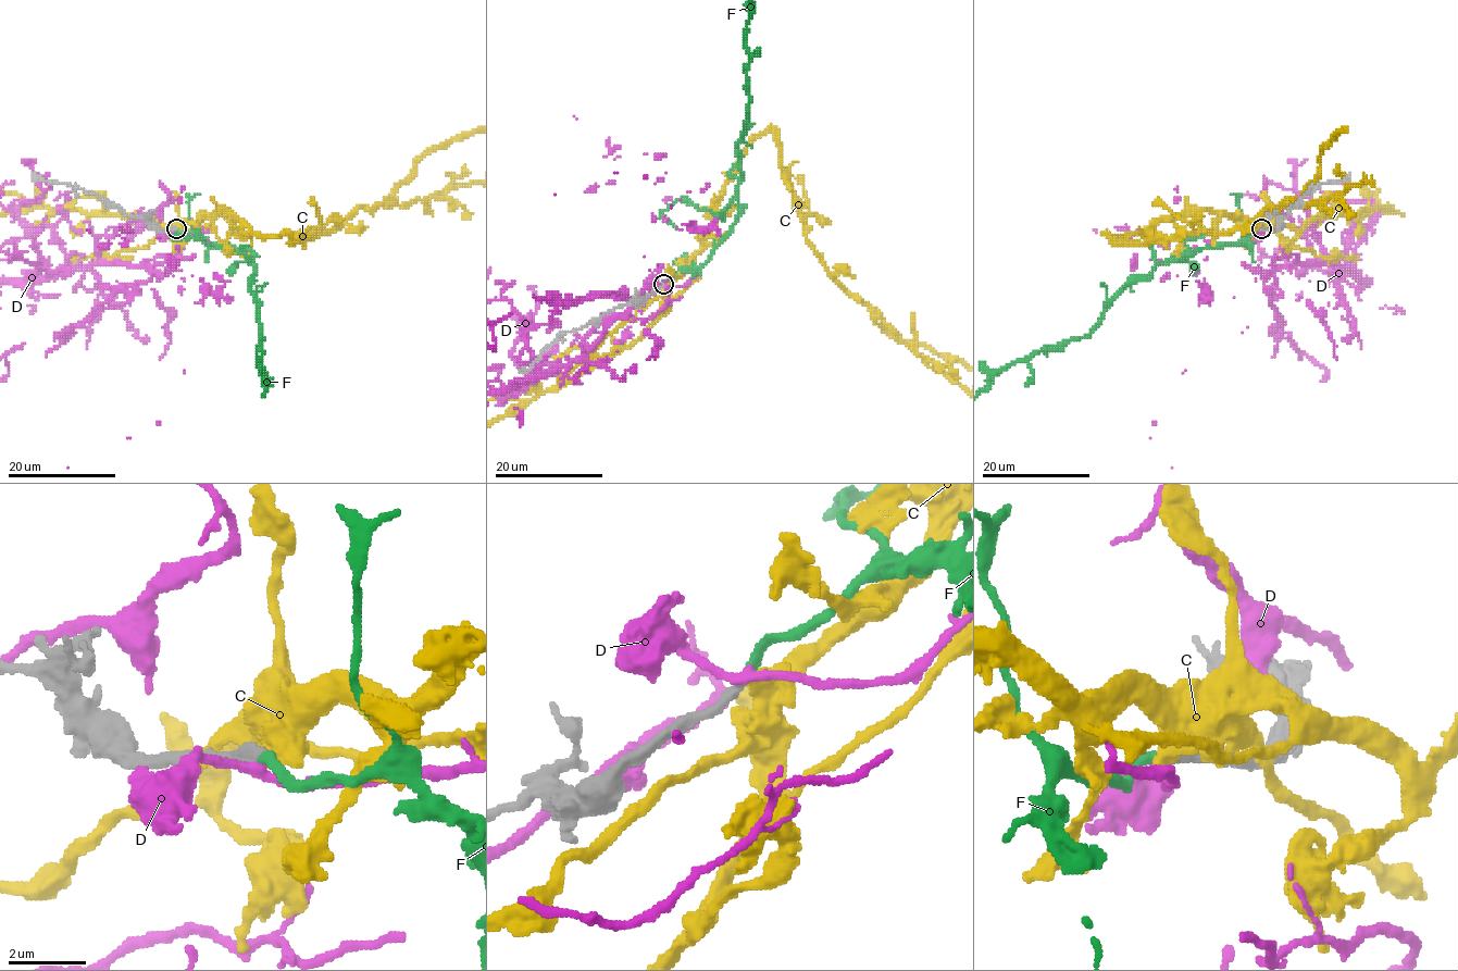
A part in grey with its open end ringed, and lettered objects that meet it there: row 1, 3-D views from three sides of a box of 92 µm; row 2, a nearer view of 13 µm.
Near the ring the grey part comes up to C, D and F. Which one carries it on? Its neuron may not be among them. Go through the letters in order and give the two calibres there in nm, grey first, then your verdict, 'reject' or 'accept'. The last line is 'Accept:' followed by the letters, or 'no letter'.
C: calibres 320 and 440 nm; reject
D: calibres 320 and 240 nm; reject
F: calibres 320 and 220 nm; accept
Accept: F

